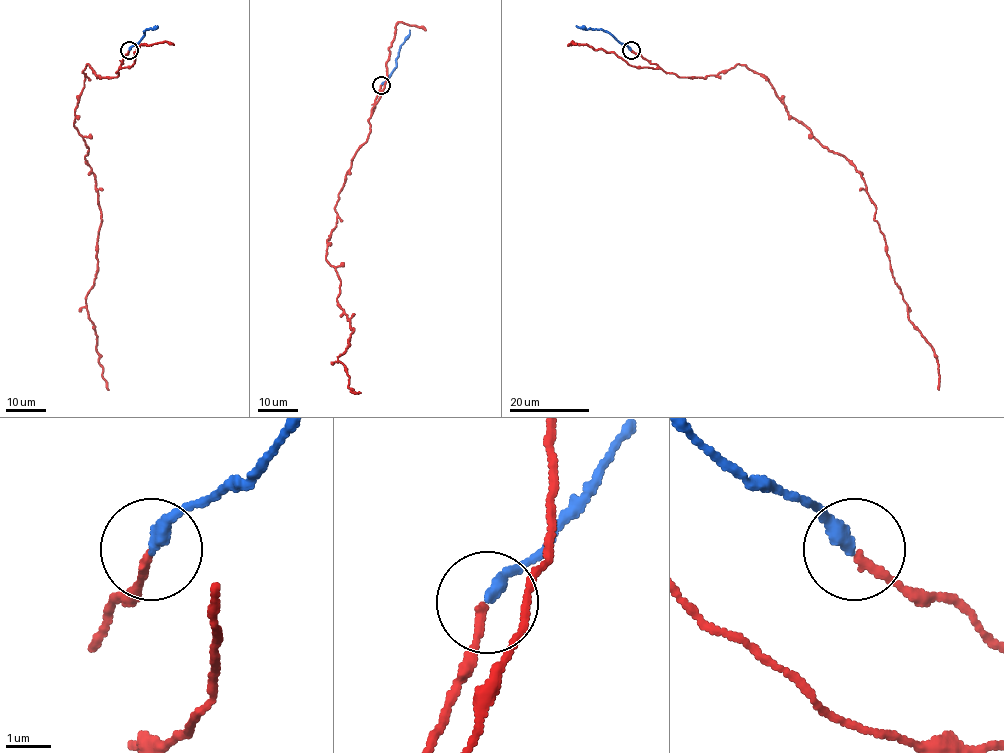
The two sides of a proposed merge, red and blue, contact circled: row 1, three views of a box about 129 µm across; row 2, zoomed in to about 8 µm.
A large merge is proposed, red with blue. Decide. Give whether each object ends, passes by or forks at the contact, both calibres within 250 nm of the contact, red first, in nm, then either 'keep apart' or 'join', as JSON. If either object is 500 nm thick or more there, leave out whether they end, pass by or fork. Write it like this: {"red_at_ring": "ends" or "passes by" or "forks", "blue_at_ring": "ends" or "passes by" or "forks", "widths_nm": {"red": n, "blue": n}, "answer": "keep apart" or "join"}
{"red_at_ring": "ends", "blue_at_ring": "ends", "widths_nm": {"red": 180, "blue": 300}, "answer": "join"}

